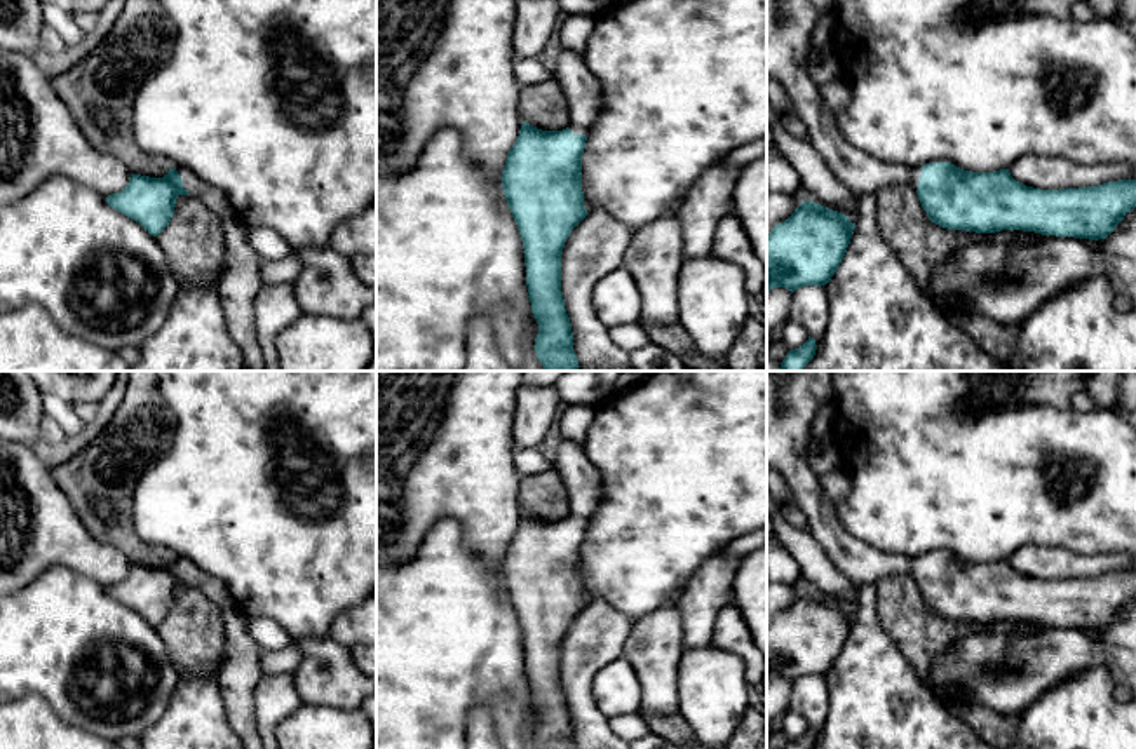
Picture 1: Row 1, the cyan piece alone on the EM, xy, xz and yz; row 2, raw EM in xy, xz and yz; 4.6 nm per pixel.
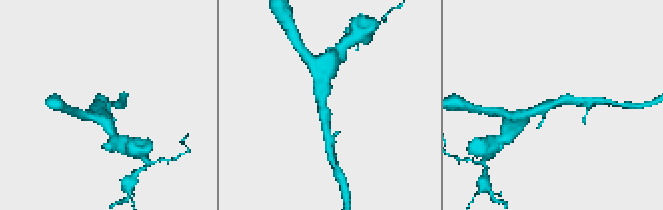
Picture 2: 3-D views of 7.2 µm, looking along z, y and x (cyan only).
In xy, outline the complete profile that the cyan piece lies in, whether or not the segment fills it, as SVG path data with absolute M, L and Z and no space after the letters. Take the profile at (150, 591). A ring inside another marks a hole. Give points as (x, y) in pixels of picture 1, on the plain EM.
M186 557L169 559L164 568L131 564L127 577L118 584L108 585L106 594L127 608L138 611L150 625L157 627L169 615L174 604L176 589L179 585L195 587L220 610L227 608L227 585L220 578L199 571Z

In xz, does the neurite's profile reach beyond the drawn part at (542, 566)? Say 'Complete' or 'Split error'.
Split error

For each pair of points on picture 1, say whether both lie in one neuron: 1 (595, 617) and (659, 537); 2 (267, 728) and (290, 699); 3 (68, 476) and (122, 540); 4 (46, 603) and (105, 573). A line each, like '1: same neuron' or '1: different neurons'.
1: different neurons
2: same neuron
3: same neuron
4: different neurons

